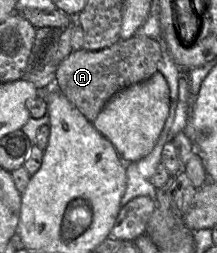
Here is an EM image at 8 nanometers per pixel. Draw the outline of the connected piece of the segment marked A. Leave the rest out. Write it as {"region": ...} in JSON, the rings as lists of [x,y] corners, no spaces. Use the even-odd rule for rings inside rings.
{"region":[[[134,35],[102,50],[72,51],[59,64],[54,86],[93,124],[103,107],[115,94],[148,80],[158,72],[160,59],[161,49],[156,40]]]}

